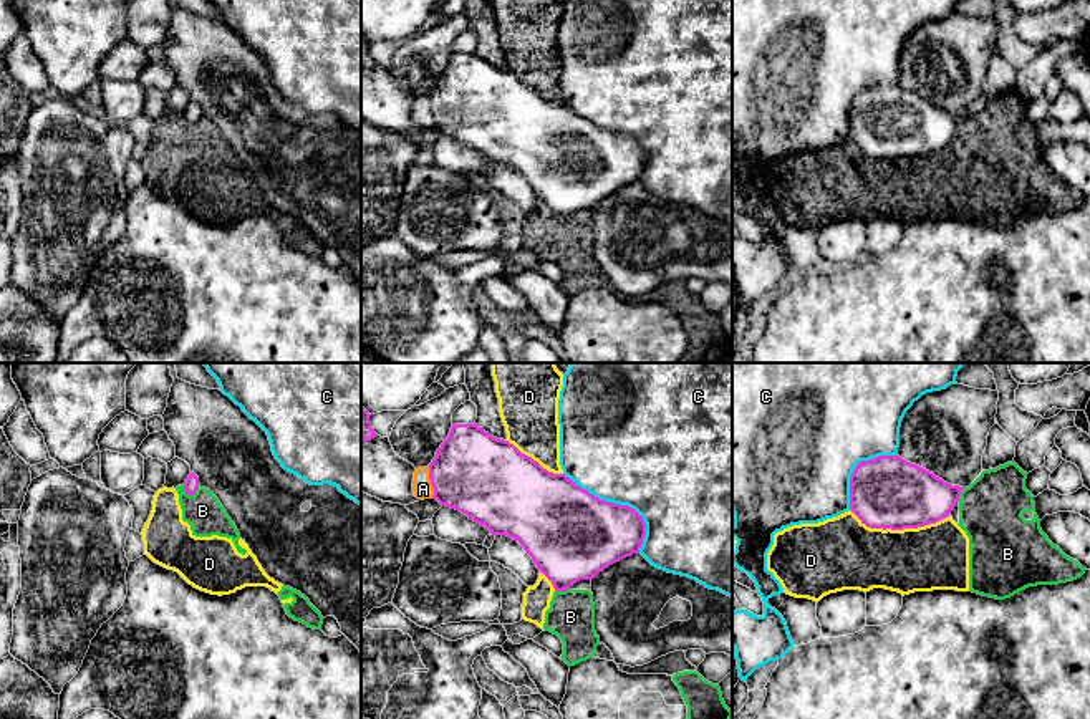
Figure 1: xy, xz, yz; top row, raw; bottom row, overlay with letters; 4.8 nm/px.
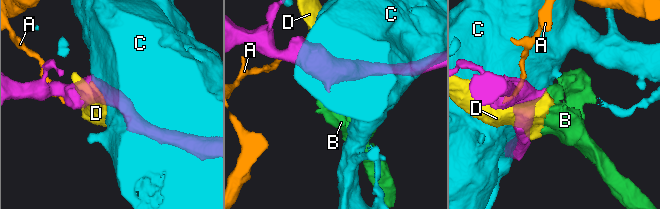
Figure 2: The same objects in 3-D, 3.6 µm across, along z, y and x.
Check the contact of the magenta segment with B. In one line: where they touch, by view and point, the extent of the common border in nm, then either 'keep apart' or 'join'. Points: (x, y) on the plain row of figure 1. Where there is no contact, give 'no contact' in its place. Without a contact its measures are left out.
xy (191, 123) | 90 nm | keep apart

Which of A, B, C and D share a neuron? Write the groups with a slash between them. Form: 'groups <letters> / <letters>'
groups A / B D / C

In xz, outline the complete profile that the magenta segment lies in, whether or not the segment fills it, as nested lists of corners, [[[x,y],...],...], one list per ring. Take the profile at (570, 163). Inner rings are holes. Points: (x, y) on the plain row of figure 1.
[[[452,53],[429,93],[432,128],[465,142],[492,164],[517,169],[557,220],[593,209],[610,194],[639,182],[646,164],[643,146],[628,134],[601,129],[565,103],[553,103],[474,53]]]

